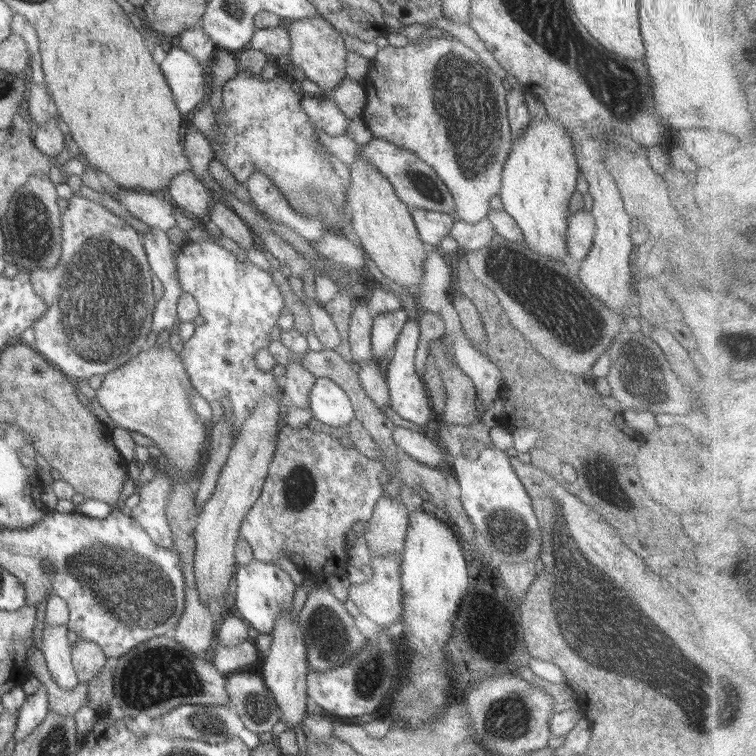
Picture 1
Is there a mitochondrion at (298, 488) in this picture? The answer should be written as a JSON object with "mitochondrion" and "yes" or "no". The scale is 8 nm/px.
{"mitochondrion":"yes"}

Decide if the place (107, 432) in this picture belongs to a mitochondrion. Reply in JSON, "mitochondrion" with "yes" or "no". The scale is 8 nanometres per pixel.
{"mitochondrion":"no"}

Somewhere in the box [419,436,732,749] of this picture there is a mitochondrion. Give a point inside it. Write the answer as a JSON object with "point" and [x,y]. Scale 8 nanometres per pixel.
{"point":[603,623]}

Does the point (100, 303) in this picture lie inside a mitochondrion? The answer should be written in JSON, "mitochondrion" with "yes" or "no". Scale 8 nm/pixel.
{"mitochondrion":"yes"}

